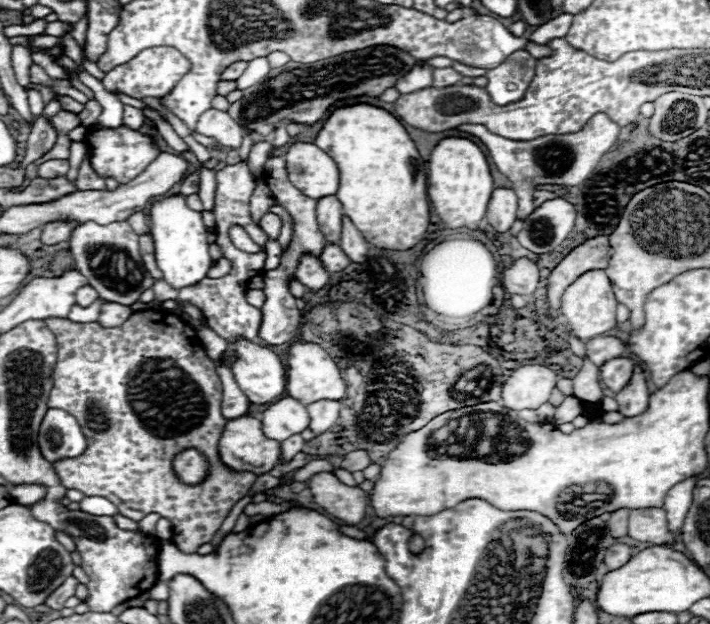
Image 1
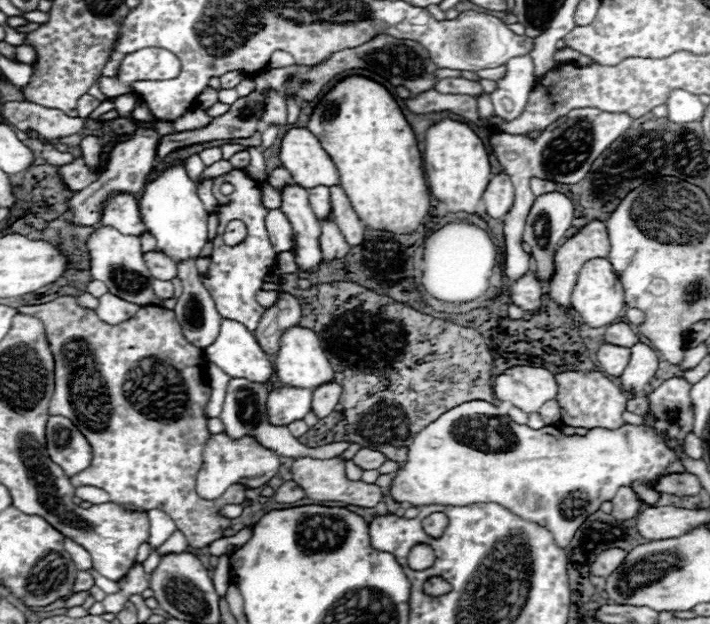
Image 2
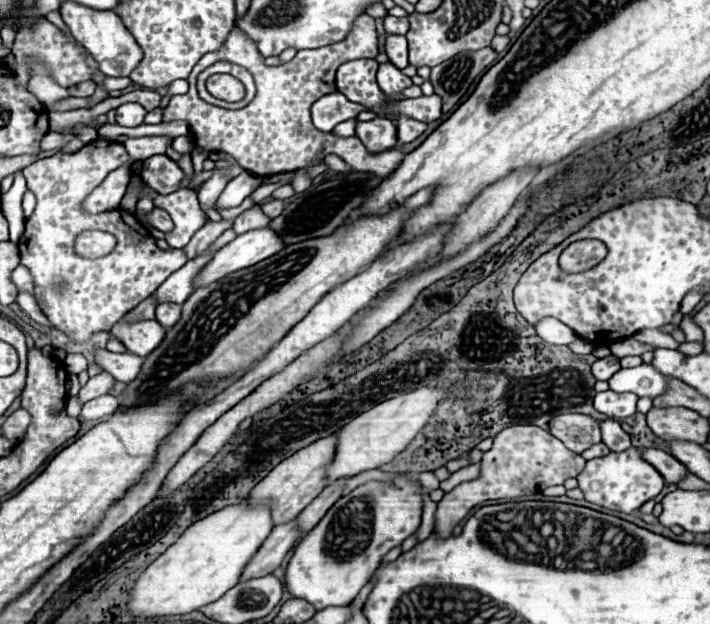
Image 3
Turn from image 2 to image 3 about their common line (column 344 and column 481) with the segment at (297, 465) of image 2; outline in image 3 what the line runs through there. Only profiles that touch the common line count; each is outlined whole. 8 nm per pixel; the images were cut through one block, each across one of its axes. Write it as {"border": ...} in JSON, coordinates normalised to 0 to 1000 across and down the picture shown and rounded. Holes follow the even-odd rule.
{"border":[[[718,683],[699,696],[693,718],[679,734],[679,760],[670,769],[645,776],[631,788],[614,814],[611,824],[611,859],[625,865],[637,859],[639,843],[676,804],[701,798],[727,798],[741,792],[758,792],[775,779],[794,776],[797,766],[811,766],[823,753],[825,737],[817,728],[803,724],[786,702],[772,696],[758,683]]]}

